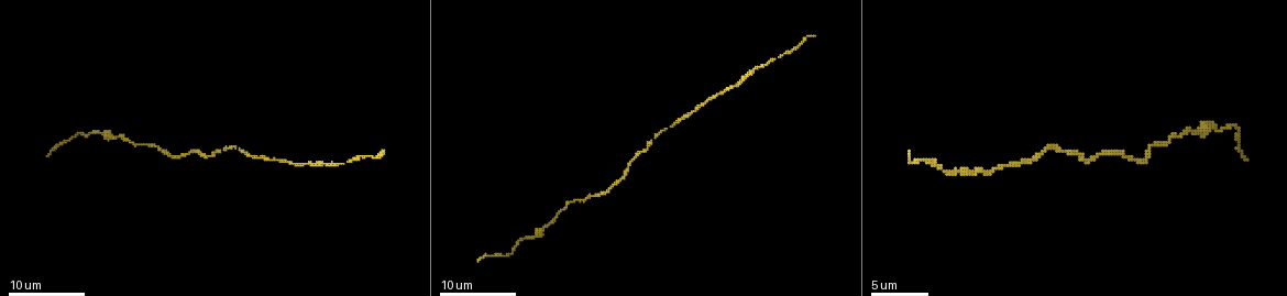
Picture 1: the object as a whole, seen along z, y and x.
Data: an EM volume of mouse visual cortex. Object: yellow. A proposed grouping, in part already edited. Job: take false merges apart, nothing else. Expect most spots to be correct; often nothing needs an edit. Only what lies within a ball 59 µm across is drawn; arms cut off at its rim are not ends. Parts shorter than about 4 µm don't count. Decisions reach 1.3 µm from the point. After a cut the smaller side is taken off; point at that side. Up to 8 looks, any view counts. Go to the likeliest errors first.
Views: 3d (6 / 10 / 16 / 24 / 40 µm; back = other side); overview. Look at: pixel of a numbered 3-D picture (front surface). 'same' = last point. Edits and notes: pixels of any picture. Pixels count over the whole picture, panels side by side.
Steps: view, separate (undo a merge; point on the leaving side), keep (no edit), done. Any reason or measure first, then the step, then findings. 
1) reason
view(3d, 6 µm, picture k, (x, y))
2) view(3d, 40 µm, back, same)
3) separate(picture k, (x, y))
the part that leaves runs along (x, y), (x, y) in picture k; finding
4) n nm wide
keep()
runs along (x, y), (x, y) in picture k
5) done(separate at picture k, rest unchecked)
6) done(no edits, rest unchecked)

sudden change in width
view(3d, 10 µm, picture 1, (761, 66))

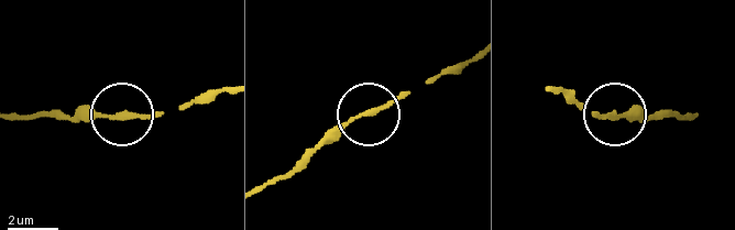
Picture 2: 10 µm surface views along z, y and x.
keep()
runs along (266, 187), (298, 172), (354, 120), (428, 79) in picture 2; all the same neuron

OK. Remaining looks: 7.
thick turns thin
view(3d, 16 µm, picture 1, (531, 236))

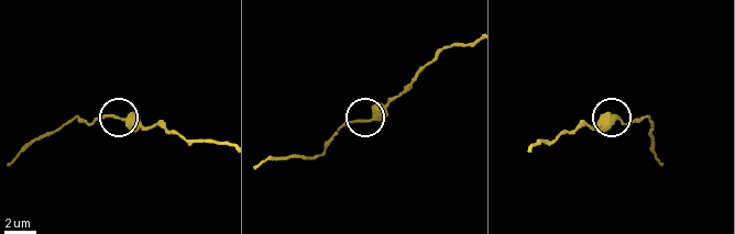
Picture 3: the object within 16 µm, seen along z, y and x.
200 nm wide
keep()
runs along (468, 44), (440, 52), (373, 114), (350, 121), (335, 133) in picture 3; continuous, no second neuron

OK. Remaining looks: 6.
sudden change in width
view(3d, 16 µm, picture 1, (704, 100))

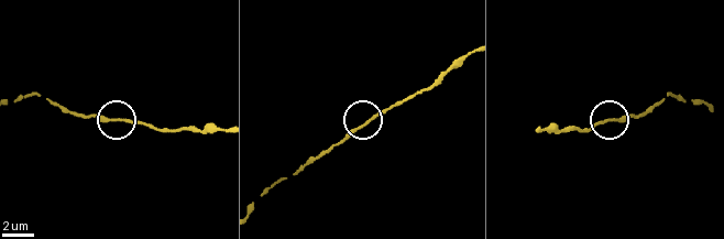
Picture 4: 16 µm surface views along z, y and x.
keep()
runs along (261, 197), (395, 104) in picture 4; continuous, no second neuron

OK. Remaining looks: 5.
view(3d, 10 µm, picture 1, (209, 154))

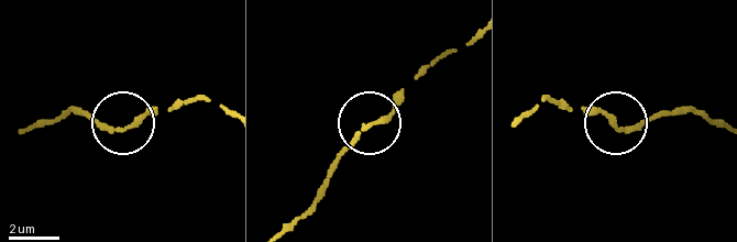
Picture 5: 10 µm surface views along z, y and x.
keep()
runs along (377, 124), (331, 166) in picture 5; all the same neuron

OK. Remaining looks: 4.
done(no edits, rest unchecked)

